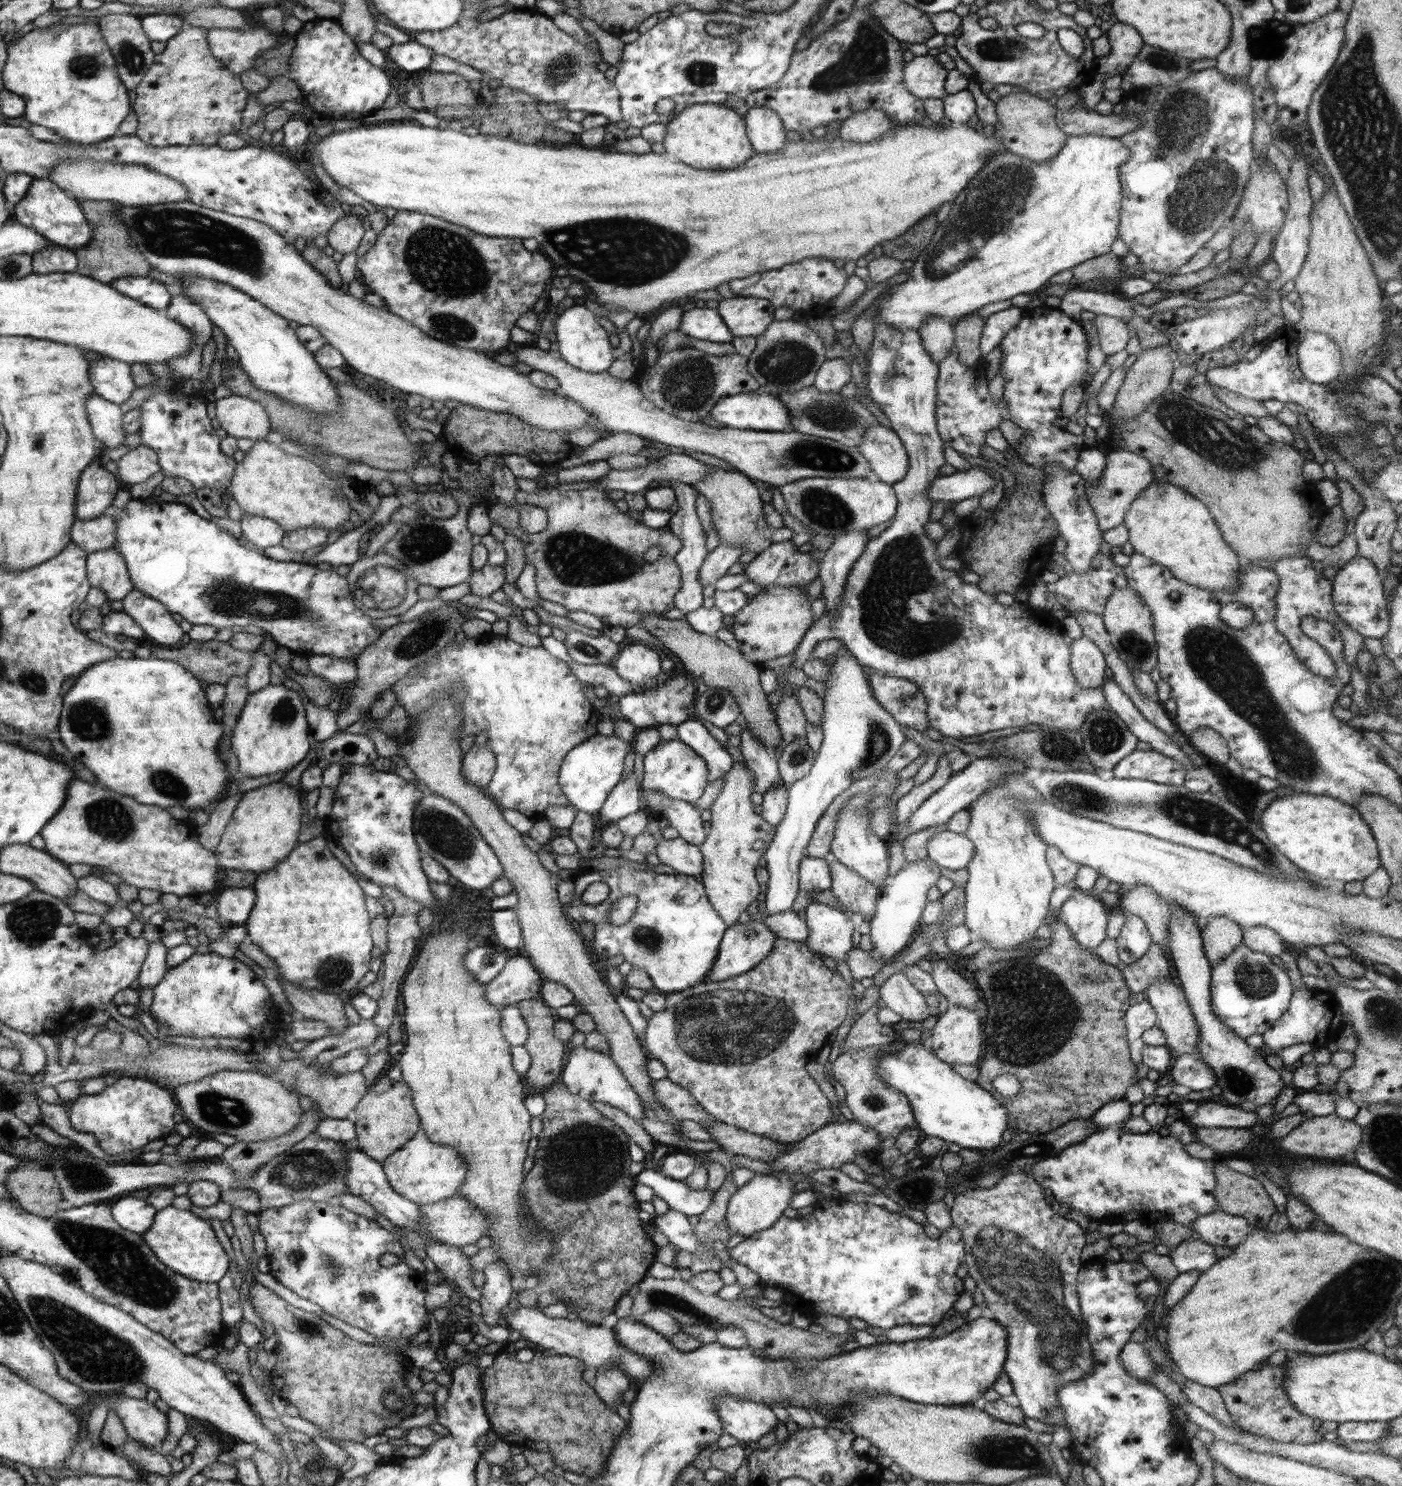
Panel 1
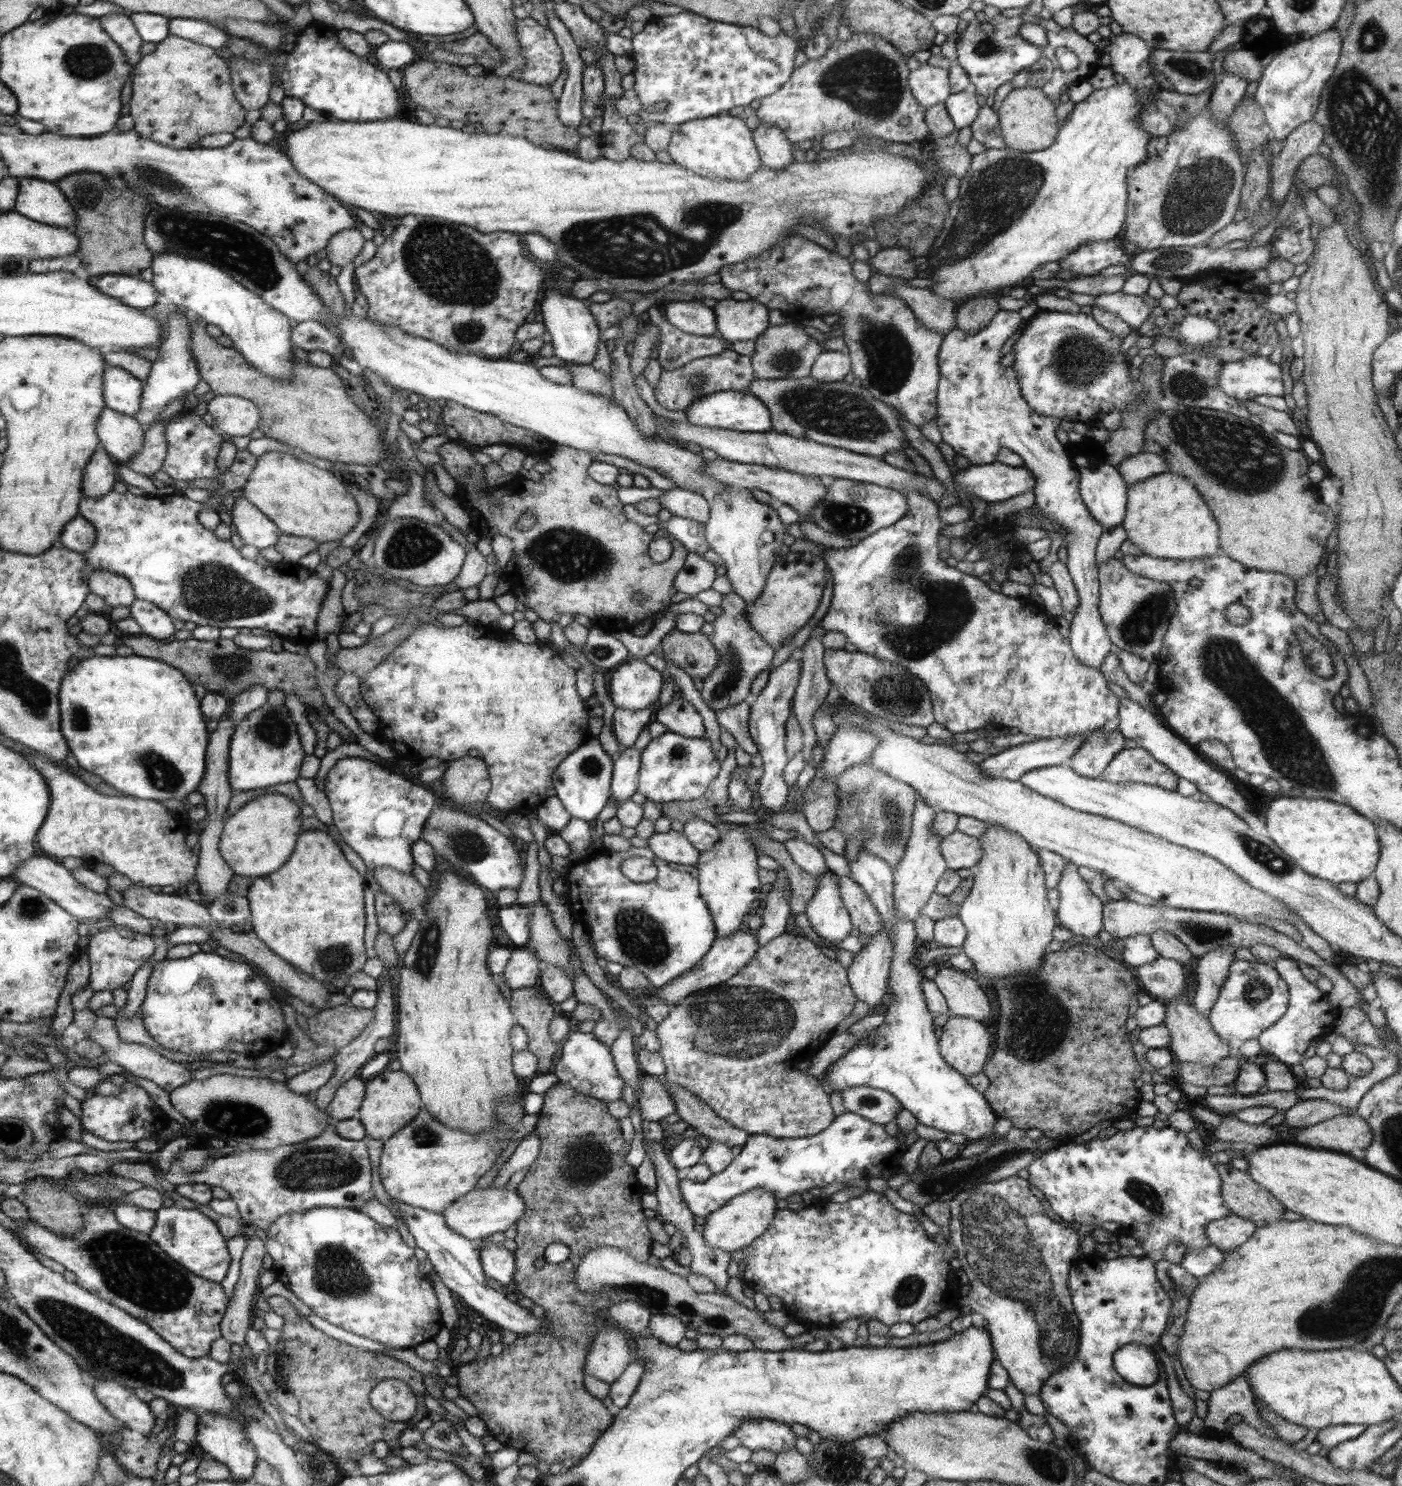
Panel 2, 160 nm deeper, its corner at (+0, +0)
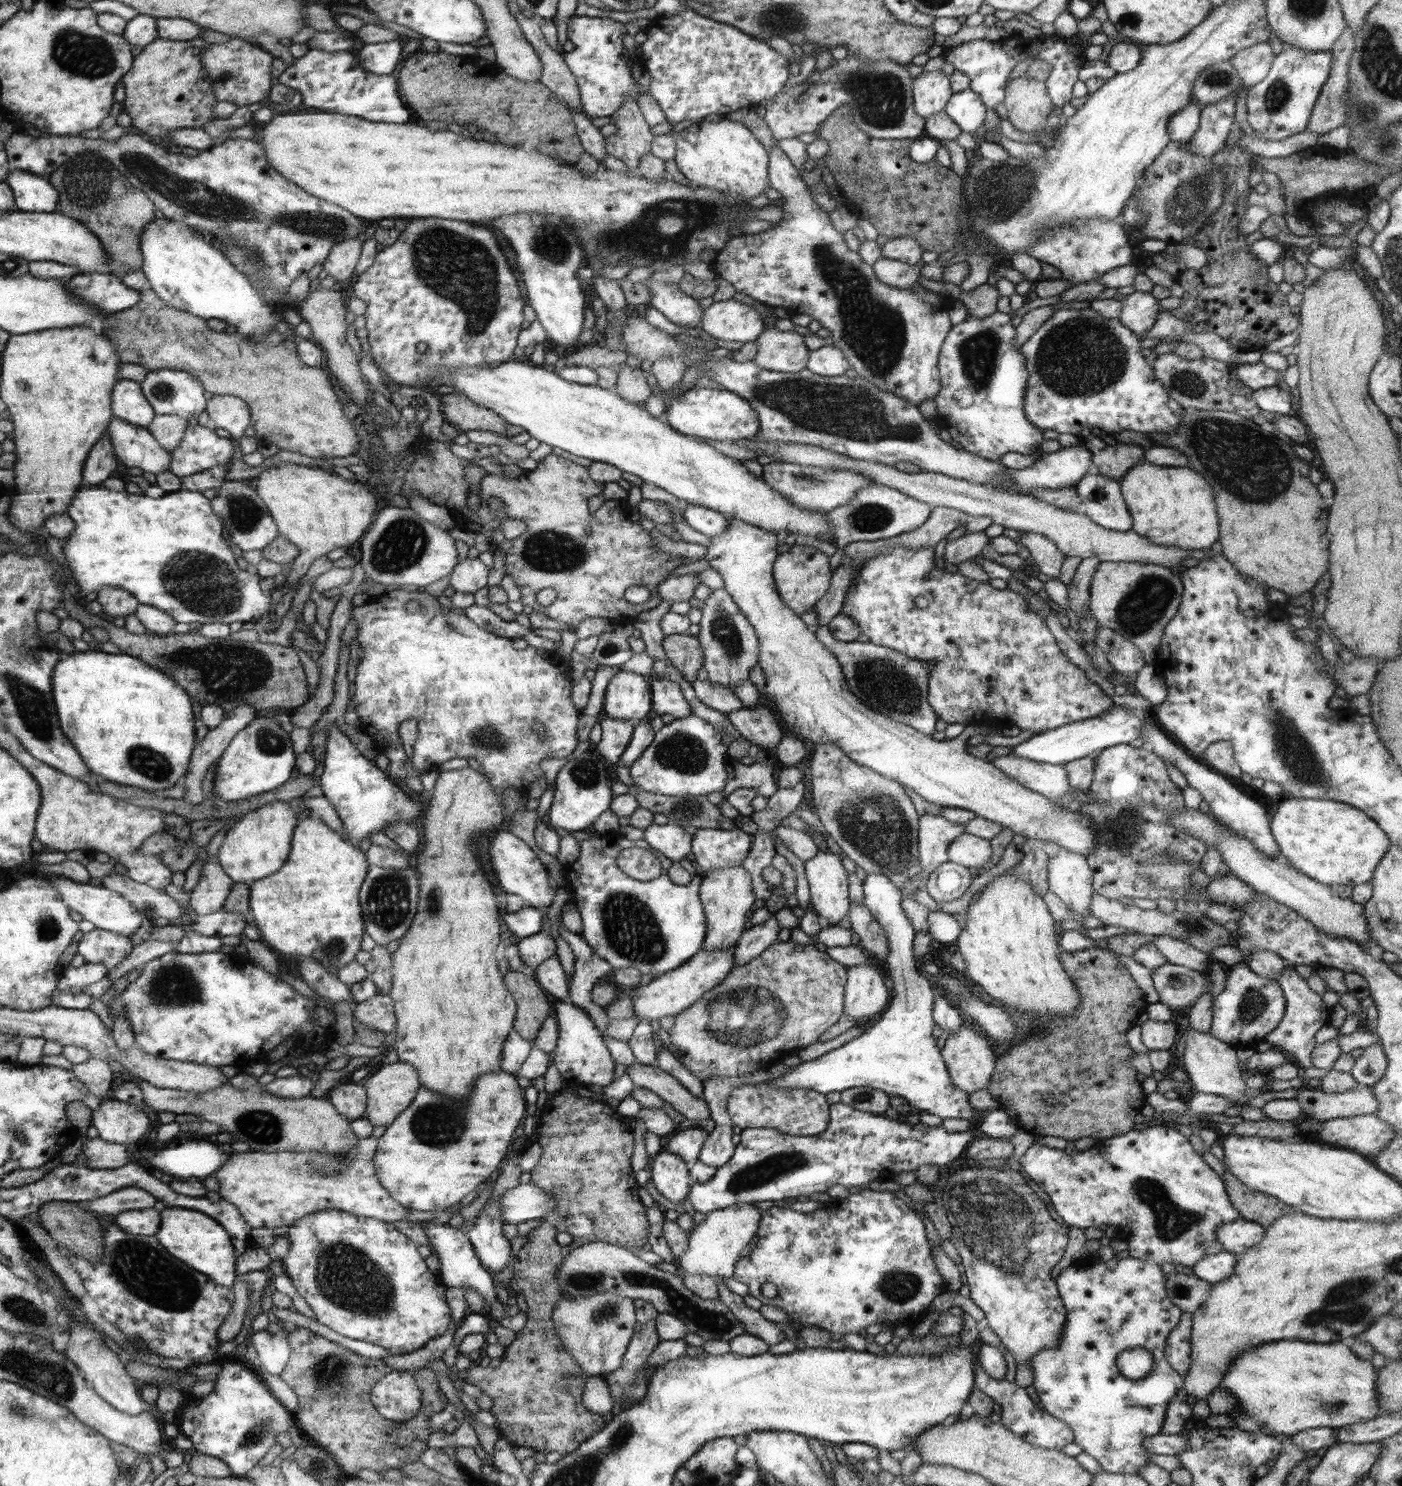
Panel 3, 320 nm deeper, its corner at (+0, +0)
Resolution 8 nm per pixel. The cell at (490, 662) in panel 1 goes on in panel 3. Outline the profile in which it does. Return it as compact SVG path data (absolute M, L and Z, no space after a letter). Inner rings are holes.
M407 587L371 597L362 606L353 606L350 621L357 624L355 638L363 657L357 664L350 708L357 712L360 728L374 739L379 752L388 758L387 775L403 784L407 782L407 762L411 762L416 774L422 774L451 758L474 758L480 762L496 792L503 797L506 789L519 790L540 778L540 761L544 757L571 758L572 750L578 744L580 710L570 700L569 661L556 650L531 645L514 650L513 640L484 630L466 615L447 609L442 612L440 603L426 591ZM410 600L420 602L423 609L410 613L406 609ZM405 720L417 720L418 723L417 739L410 749L400 744L398 734L399 724ZM534 722L544 724L544 735L531 729Z

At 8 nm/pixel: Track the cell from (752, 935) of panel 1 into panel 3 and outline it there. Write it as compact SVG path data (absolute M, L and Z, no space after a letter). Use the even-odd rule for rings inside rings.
M736 946L710 953L700 950L698 954L691 958L691 961L680 966L680 969L658 976L646 986L633 989L629 996L636 1019L639 1021L652 1021L661 1020L665 1016L674 1017L676 1014L688 1009L689 1006L694 1005L703 997L704 993L720 985L730 972L734 972L734 962L736 961L734 961L733 955L735 948Z

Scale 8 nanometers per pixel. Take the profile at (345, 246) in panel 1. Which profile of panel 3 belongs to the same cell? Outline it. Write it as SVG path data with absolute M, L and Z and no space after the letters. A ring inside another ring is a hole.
M360 238L345 240L331 250L330 256L323 262L323 268L332 276L338 286L348 286L355 277L356 264L360 260L363 245Z

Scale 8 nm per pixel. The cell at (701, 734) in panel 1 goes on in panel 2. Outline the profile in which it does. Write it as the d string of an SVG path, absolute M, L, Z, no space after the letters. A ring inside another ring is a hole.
M674 693L672 702L668 706L660 706L658 709L656 710L656 720L666 726L667 732L676 731L687 737L706 735L700 713L682 693Z

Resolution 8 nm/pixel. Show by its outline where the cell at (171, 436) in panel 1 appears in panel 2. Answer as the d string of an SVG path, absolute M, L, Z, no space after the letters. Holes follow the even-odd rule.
M194 411L182 412L175 415L166 423L166 444L168 444L168 453L162 472L166 472L177 481L193 481L196 478L218 478L220 469L216 467L216 456L218 450L222 447L222 436L214 432L205 424L199 415Z

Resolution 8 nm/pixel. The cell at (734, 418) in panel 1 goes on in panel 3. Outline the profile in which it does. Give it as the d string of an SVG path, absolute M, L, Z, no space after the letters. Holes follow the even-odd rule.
M713 385L692 387L683 395L672 398L666 411L666 420L679 434L720 442L752 439L760 430L759 416L746 398Z

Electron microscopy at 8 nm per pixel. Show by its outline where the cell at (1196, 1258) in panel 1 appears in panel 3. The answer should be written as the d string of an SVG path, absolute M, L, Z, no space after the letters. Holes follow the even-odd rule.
M1222 1251L1199 1260L1193 1266L1193 1271L1198 1278L1214 1284L1230 1278L1232 1273L1235 1272L1236 1263L1234 1253Z

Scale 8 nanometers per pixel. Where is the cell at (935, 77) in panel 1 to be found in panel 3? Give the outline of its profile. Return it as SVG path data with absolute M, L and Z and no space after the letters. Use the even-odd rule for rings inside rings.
M923 72L915 79L915 111L922 118L941 112L953 95L951 81L943 72Z

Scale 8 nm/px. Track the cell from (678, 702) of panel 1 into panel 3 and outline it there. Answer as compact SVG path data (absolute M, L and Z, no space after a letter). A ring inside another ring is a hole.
M602 715L598 723L601 725L601 739L600 742L591 747L609 765L615 765L621 759L631 742L635 730L635 722L614 720L613 718Z

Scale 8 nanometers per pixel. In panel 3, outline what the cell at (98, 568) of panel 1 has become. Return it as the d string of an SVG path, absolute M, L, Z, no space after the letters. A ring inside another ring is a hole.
M103 586L97 594L97 601L102 605L103 615L109 618L135 614L139 599L123 588Z

